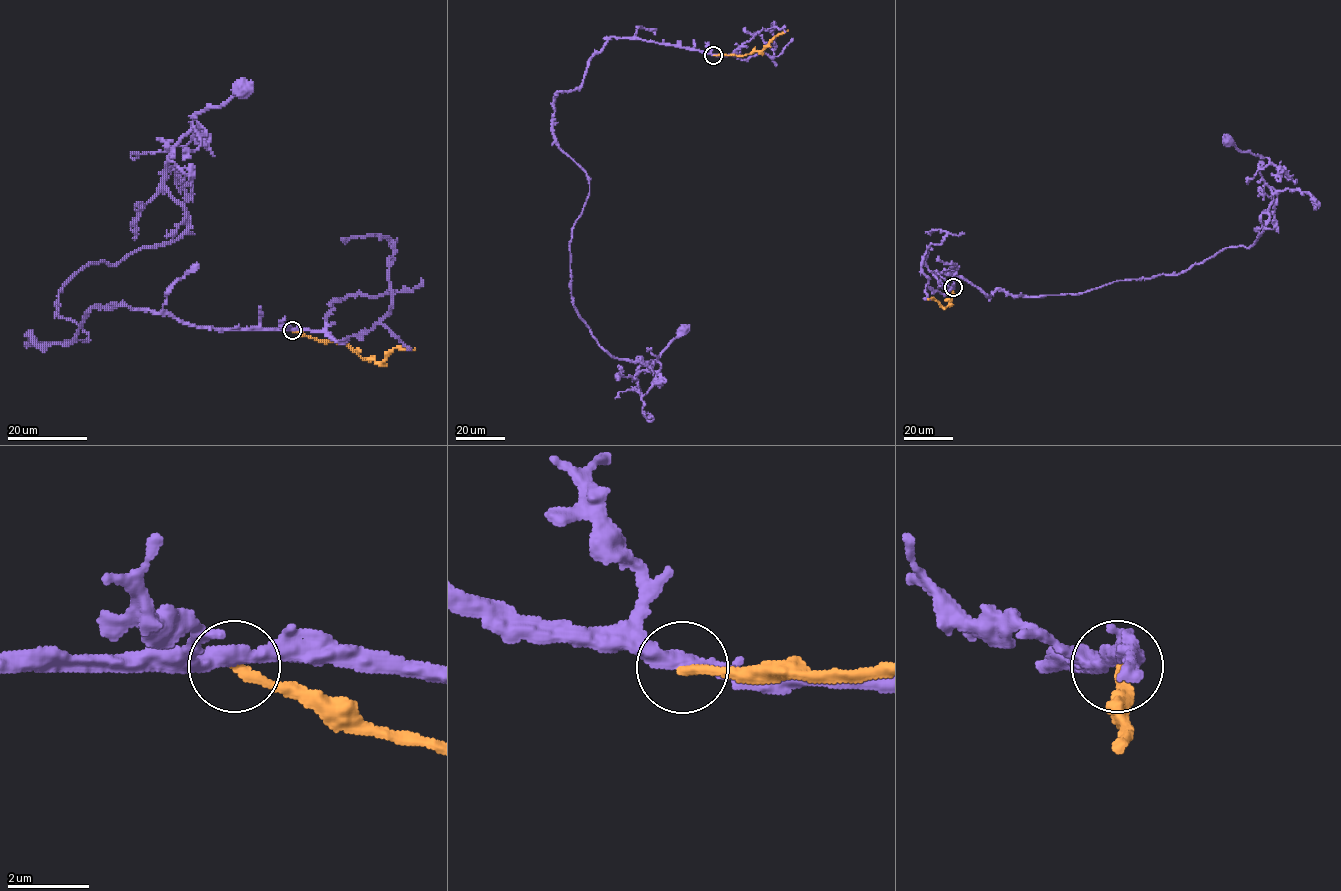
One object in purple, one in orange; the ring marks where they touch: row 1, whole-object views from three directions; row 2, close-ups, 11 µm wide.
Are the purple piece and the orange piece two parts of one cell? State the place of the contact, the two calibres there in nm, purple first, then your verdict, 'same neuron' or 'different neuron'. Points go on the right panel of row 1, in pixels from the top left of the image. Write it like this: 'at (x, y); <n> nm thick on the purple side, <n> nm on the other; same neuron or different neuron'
at (953, 287); 340 nm thick on the purple side, 240 nm on the other; different neuron

